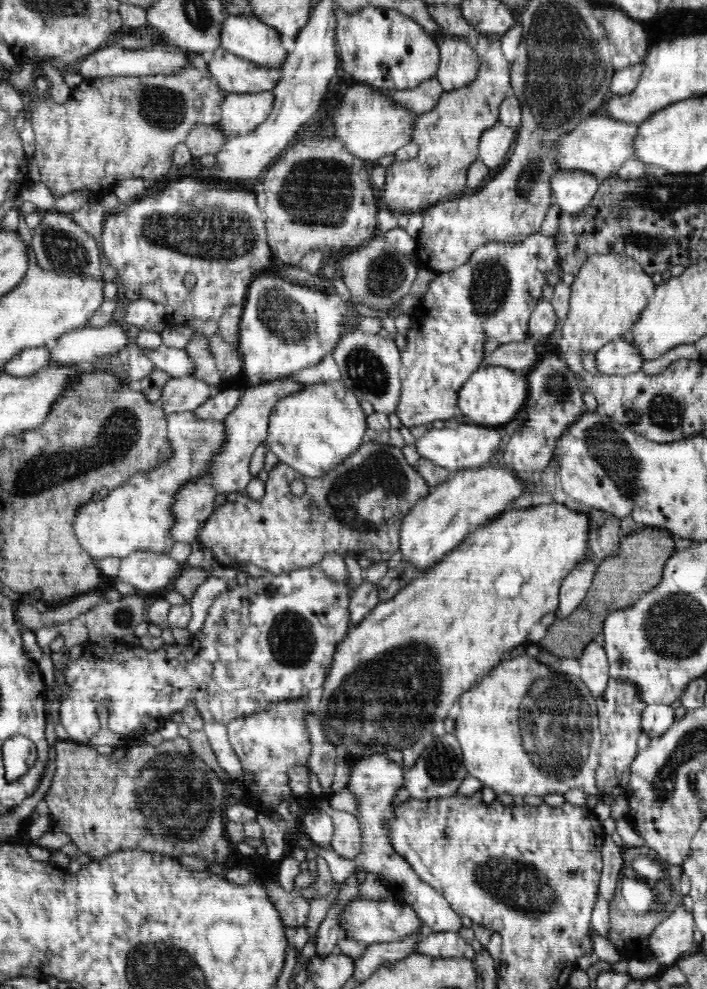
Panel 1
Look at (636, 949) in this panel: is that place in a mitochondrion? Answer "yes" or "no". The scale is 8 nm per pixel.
no

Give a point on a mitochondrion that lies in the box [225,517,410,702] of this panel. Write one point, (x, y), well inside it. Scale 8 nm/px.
(292, 638)

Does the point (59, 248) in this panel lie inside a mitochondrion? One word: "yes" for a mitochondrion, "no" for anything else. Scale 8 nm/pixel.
yes

